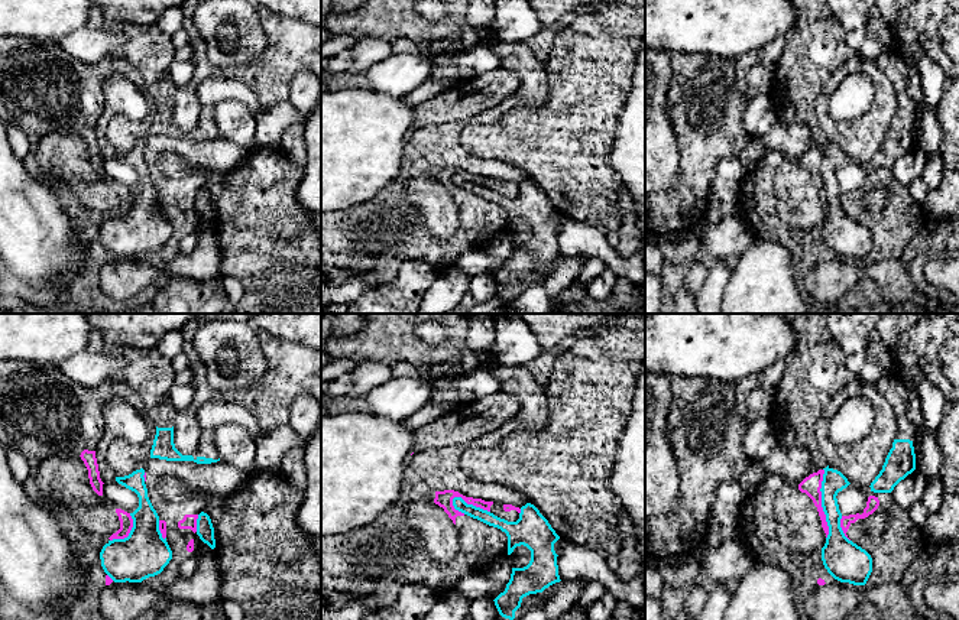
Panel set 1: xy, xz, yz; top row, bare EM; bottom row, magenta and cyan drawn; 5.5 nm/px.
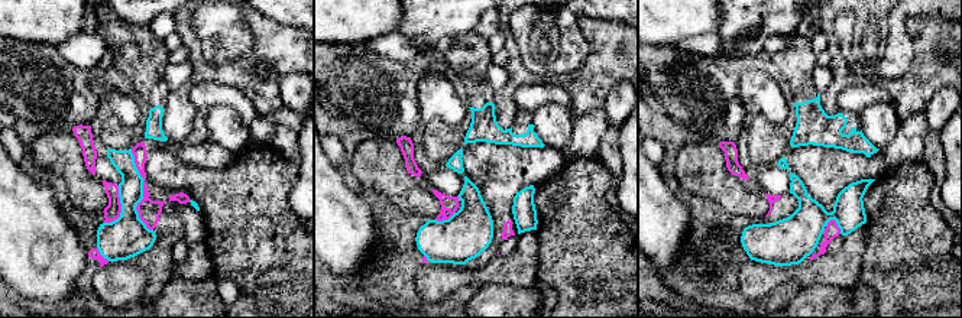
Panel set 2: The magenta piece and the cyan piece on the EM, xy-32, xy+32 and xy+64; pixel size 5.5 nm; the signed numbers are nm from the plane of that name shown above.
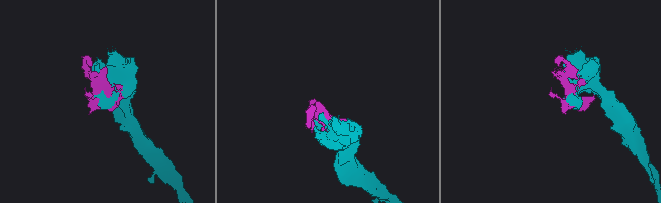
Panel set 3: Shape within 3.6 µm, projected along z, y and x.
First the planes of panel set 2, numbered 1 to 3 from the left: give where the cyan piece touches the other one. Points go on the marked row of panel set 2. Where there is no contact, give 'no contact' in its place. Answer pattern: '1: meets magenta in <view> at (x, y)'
1: meets magenta in xy-32 at (143, 191)
2: meets magenta in xy+32 at (444, 218)
3: meets magenta in xy+64 at (836, 226)

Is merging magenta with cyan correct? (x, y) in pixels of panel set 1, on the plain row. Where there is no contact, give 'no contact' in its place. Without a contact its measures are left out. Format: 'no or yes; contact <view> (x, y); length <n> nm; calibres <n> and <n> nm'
no; contact yz (820, 179); length 400 nm; calibres 110 and 130 nm

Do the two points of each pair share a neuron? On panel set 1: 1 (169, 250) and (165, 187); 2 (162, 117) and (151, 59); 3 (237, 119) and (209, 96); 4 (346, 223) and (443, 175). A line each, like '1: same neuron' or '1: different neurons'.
1: same neuron
2: same neuron
3: different neurons
4: same neuron

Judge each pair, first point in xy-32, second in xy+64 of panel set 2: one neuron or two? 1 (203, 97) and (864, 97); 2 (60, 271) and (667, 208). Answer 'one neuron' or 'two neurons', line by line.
1: one neuron
2: one neuron

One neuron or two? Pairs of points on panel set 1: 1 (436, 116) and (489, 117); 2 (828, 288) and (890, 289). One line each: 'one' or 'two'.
1: two
2: one

